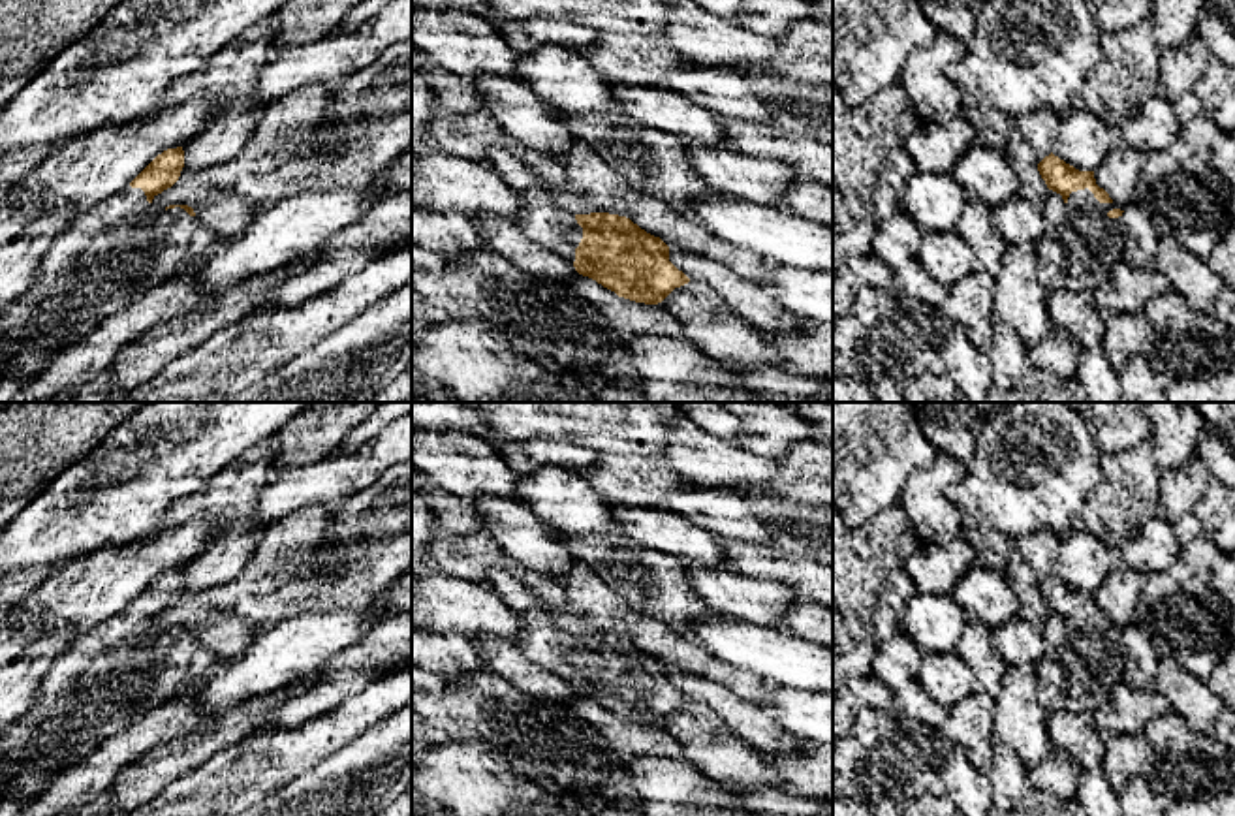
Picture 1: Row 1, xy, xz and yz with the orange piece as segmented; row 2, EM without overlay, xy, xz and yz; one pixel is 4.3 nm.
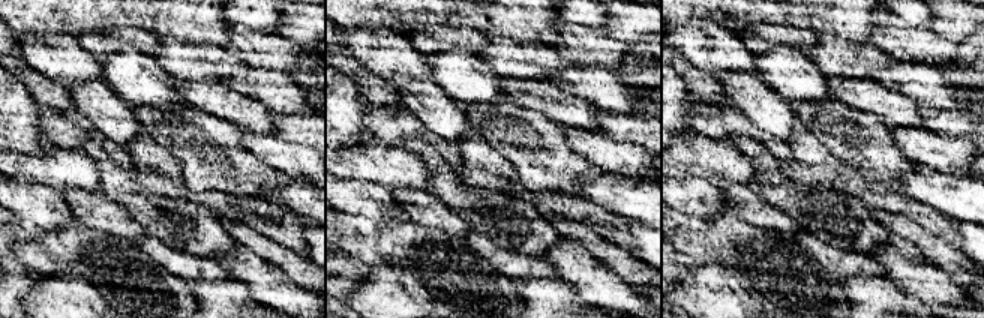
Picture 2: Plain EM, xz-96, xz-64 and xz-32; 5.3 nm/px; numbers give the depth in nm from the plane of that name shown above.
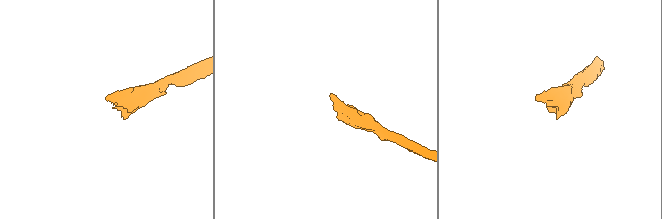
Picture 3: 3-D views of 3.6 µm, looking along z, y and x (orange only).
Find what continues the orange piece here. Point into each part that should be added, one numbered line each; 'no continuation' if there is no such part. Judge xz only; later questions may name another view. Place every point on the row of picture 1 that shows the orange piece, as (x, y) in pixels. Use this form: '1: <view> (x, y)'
1: xz (540, 219)

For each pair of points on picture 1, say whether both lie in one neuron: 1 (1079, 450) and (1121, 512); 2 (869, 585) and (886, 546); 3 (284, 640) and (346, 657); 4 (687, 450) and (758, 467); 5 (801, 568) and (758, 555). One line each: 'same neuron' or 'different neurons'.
1: different neurons
2: same neuron
3: different neurons
4: same neuron
5: same neuron

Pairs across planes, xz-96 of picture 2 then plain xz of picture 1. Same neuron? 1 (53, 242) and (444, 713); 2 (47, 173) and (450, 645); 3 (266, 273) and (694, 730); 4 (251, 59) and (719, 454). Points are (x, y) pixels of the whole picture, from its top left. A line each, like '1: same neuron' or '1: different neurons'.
1: same neuron
2: different neurons
3: same neuron
4: same neuron

